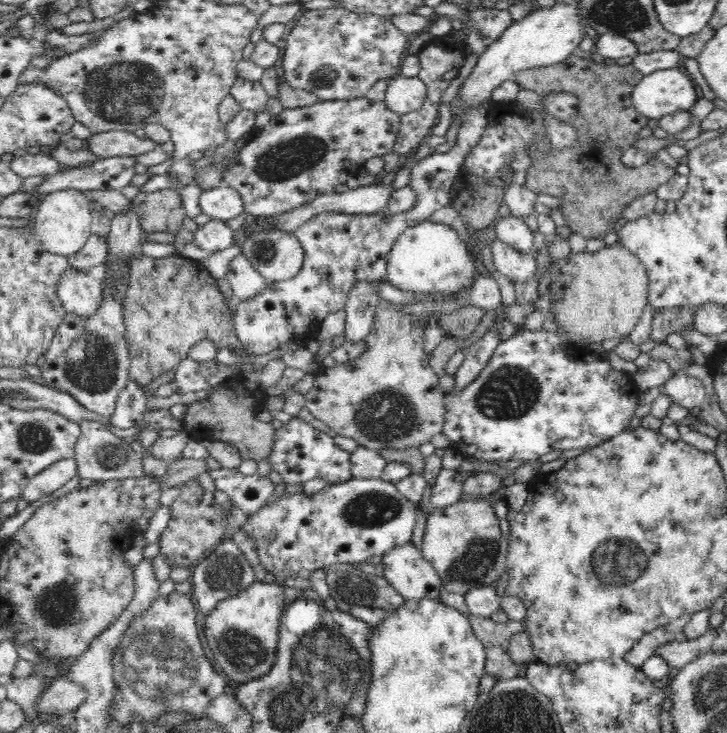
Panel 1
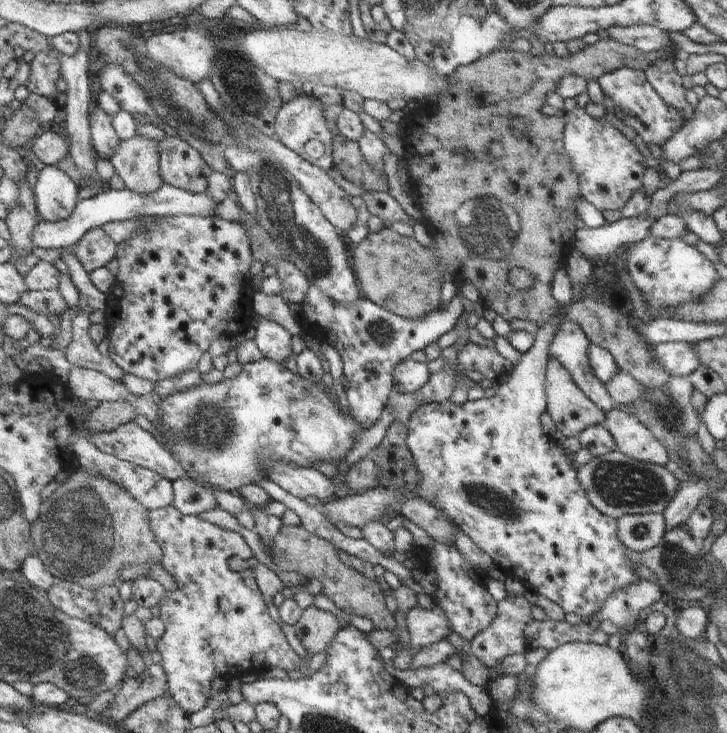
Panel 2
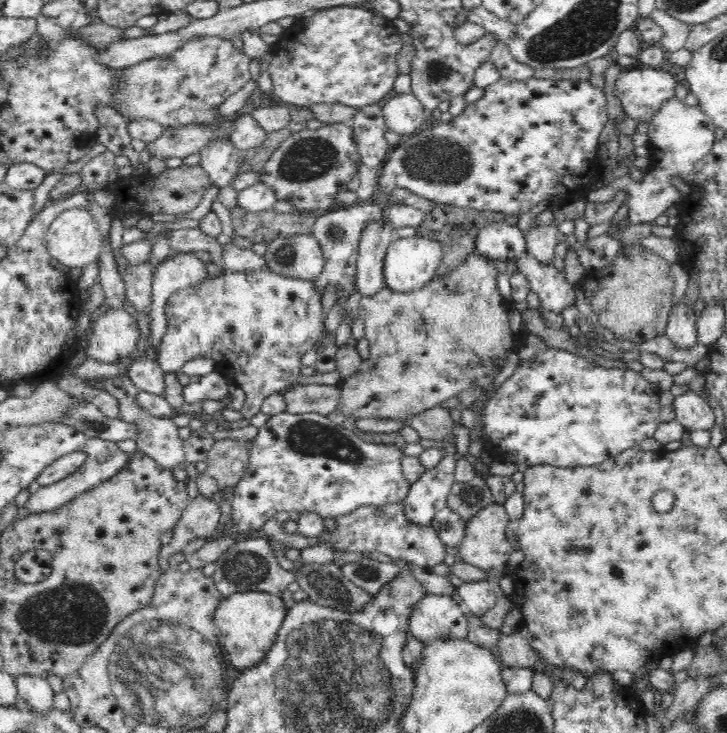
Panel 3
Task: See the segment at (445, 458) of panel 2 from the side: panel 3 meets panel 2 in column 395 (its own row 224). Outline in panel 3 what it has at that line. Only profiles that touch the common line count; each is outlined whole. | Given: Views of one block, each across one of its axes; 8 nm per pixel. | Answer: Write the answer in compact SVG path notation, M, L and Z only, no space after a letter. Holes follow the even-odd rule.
M506 220L488 223L477 233L475 248L480 255L494 260L500 265L508 260L516 260L527 250L526 233Z

